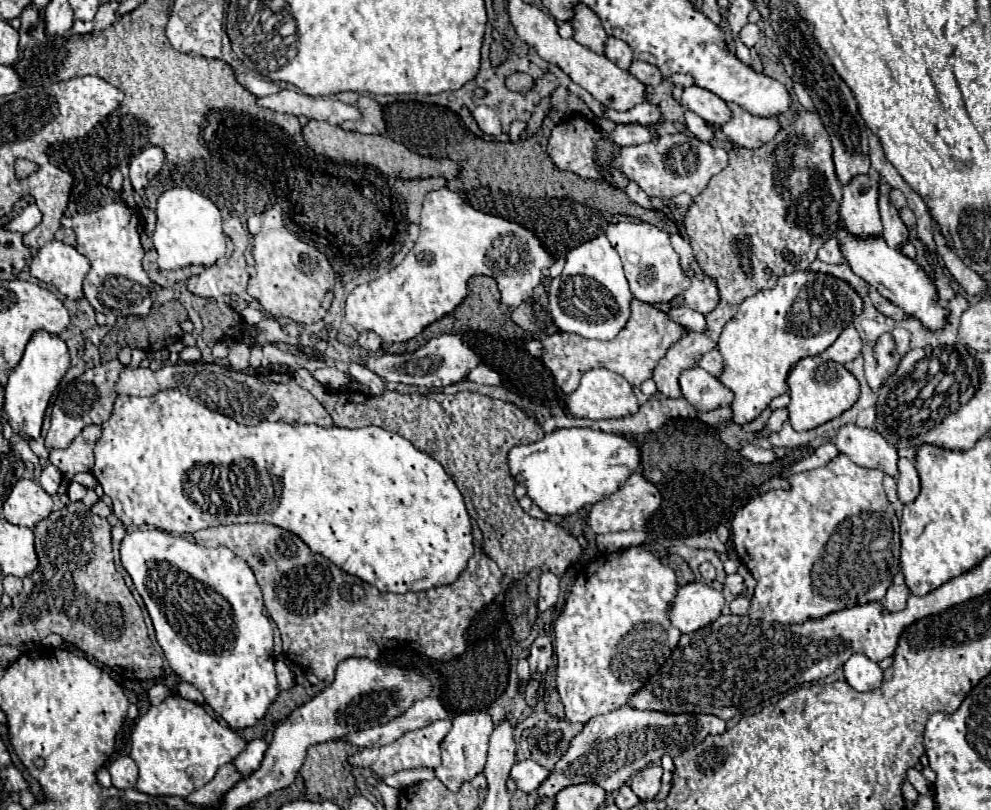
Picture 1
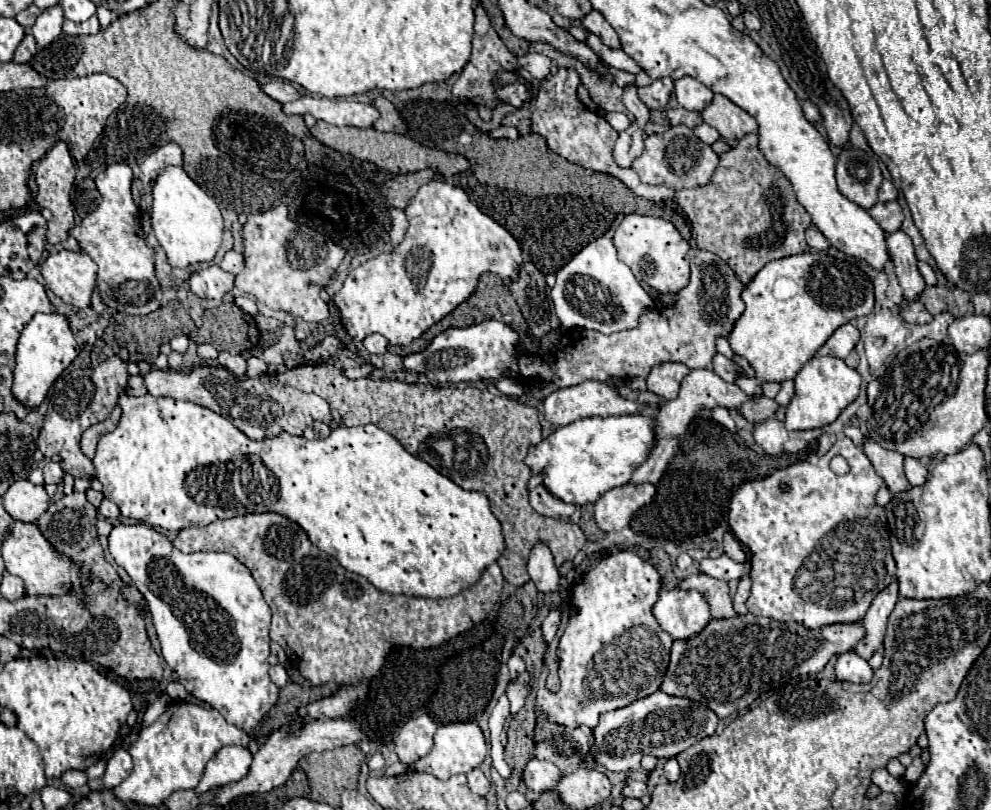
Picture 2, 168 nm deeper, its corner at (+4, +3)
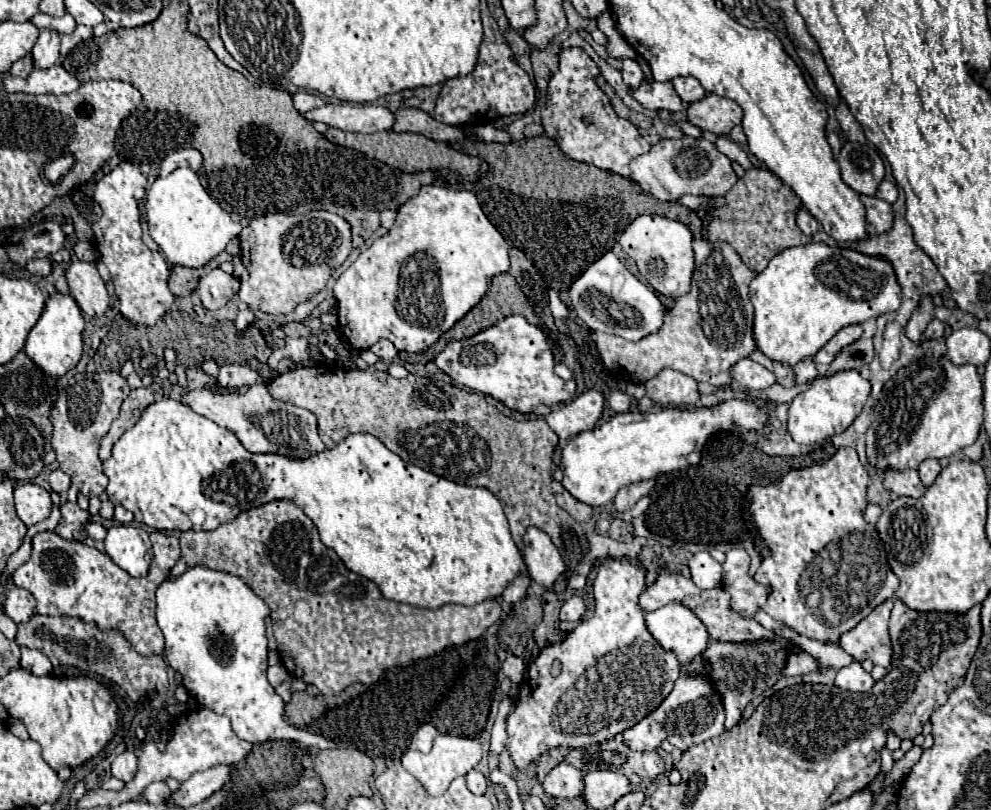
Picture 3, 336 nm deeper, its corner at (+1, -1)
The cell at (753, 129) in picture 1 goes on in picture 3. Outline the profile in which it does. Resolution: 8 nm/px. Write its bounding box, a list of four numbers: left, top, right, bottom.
[687,93,743,135]

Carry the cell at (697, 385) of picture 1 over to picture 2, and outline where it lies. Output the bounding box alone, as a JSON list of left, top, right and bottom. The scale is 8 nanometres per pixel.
[630,369,750,485]

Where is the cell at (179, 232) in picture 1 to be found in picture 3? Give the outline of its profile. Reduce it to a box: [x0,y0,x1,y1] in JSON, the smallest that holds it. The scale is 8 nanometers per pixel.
[145,167,241,267]

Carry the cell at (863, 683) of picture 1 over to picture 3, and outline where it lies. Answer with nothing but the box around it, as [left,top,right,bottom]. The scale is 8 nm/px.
[835,661,875,691]

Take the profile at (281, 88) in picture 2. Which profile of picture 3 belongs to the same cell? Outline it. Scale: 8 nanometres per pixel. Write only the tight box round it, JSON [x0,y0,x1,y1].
[293,91,325,113]

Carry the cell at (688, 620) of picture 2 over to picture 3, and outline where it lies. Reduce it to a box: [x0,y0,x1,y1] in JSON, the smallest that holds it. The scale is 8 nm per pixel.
[645,601,707,663]

